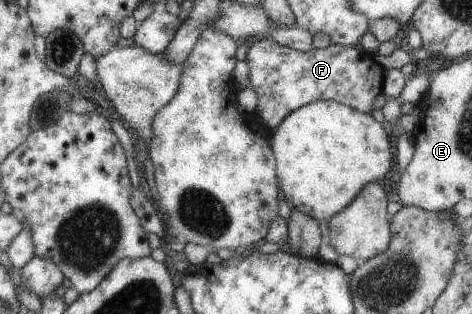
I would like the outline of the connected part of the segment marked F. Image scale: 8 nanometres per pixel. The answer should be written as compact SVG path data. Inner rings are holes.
M262 37L249 41L244 61L248 68L248 82L257 96L254 111L261 118L264 126L271 131L290 112L317 100L330 100L360 112L371 112L374 96L380 92L380 86L382 86L382 68L368 54L364 54L364 60L362 60L362 54L360 50L356 50L356 45L342 46L330 43L326 48L295 51L290 46L280 46L270 38Z

